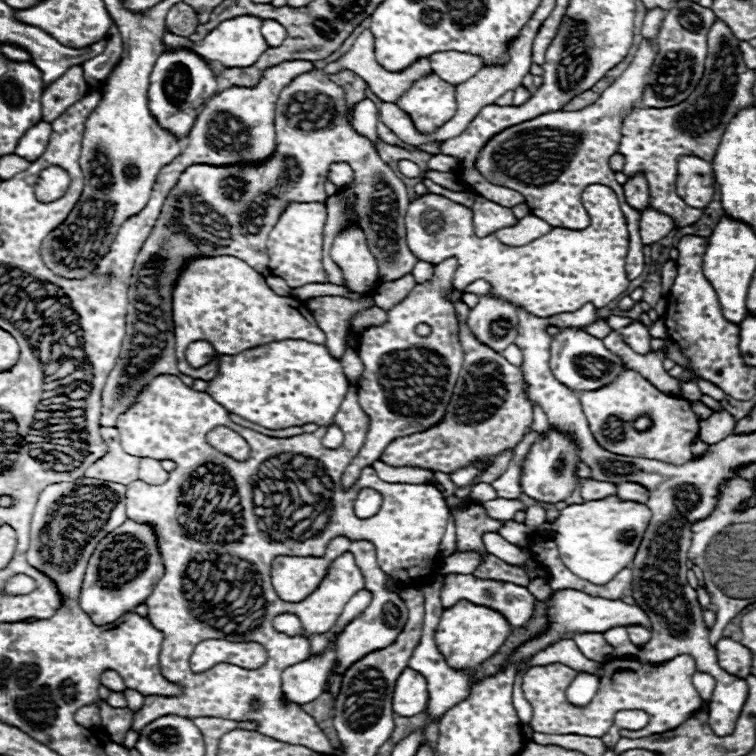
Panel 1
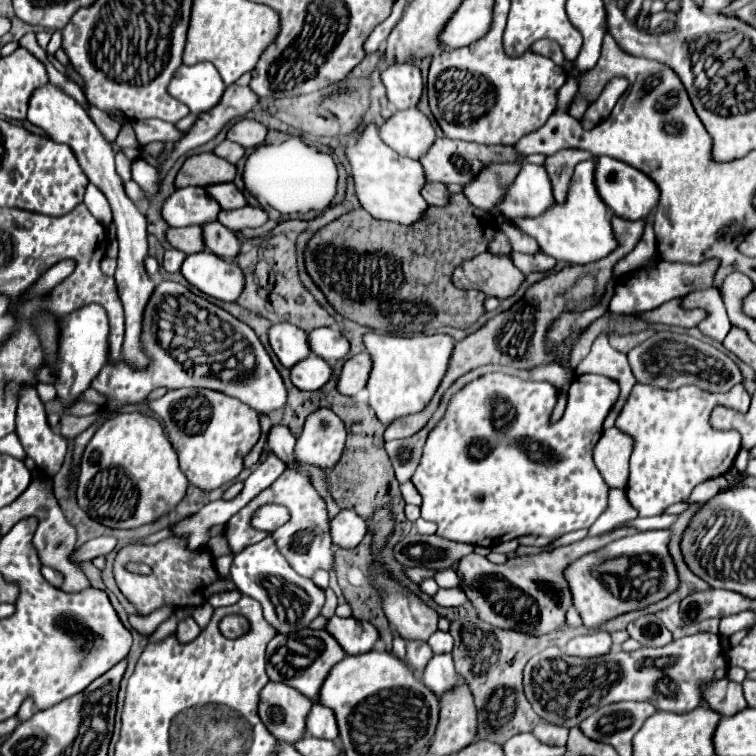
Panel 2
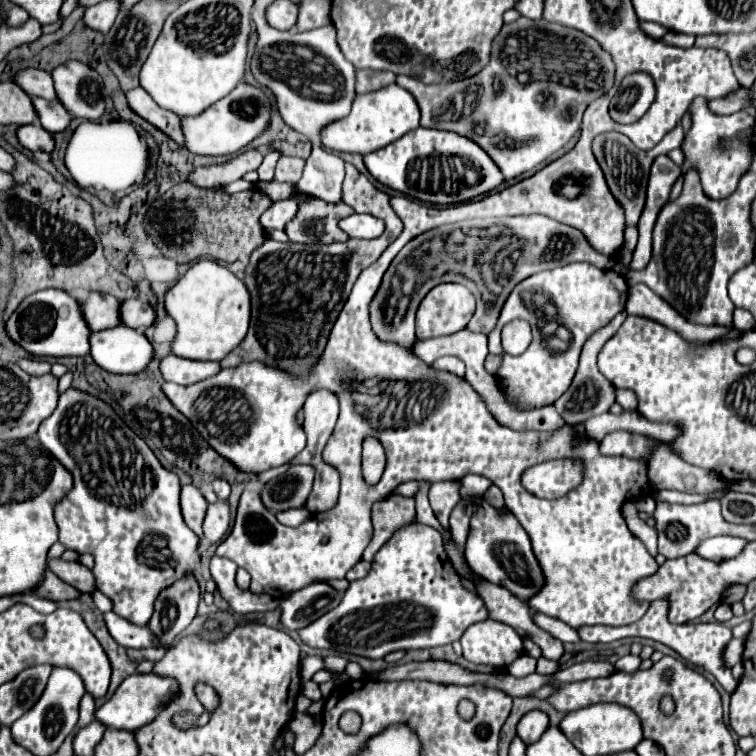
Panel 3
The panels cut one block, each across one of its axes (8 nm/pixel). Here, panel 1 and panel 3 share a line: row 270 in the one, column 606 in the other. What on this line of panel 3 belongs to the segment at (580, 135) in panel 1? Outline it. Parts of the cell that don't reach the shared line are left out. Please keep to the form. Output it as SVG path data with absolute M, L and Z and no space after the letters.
M656 600L652 602L648 608L648 612L644 614L644 618L640 618L636 624L630 624L630 626L620 626L620 628L608 628L608 626L584 626L578 630L580 638L584 642L614 642L614 640L622 640L622 638L650 638L650 640L656 640L656 642L662 642L666 644L668 648L672 648L674 652L678 652L684 660L696 664L696 666L702 666L704 670L708 670L710 674L716 676L716 680L724 686L726 692L734 692L738 682L732 678L732 672L728 668L724 668L724 660L720 660L720 652L724 652L724 644L728 644L728 640L732 638L732 630L718 624L718 622L712 622L712 624L682 624L682 626L676 626L676 624L670 624L668 618L666 618L666 608L668 604L664 604L664 600Z

